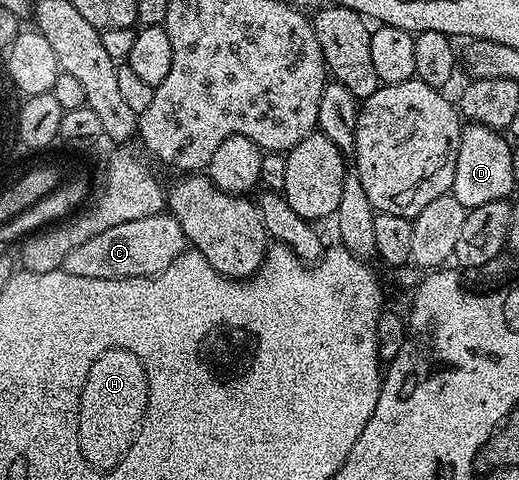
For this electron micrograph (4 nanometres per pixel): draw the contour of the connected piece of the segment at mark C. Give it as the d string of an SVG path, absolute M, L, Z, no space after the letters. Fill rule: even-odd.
M159 214L148 218L136 218L136 222L124 222L96 234L89 242L76 246L68 258L64 258L61 271L76 274L76 278L100 278L119 280L137 276L157 276L167 268L177 256L187 251L188 241L180 222L169 214Z

